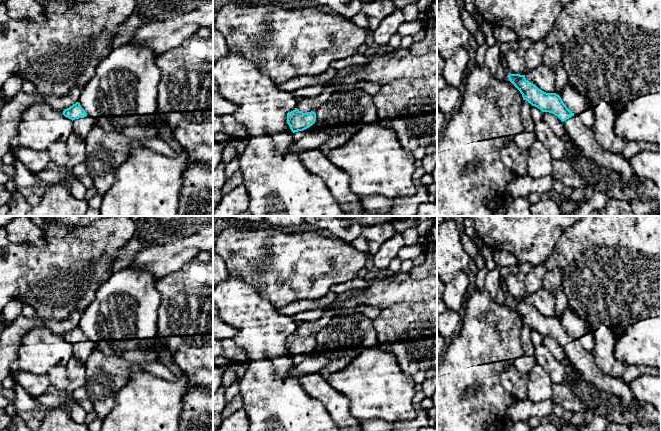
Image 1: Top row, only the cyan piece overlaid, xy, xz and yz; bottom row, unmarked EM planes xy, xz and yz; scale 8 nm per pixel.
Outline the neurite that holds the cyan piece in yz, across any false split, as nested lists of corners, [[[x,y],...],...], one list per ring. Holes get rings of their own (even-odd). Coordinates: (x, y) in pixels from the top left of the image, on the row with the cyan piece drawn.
[[[509,73],[508,78],[520,91],[523,100],[542,112],[554,114],[563,122],[566,132],[583,156],[609,171],[618,173],[624,184],[632,180],[635,175],[629,161],[622,154],[611,153],[601,148],[592,130],[584,125],[579,115],[575,115],[567,108],[558,94],[542,91],[529,82],[525,75]]]

